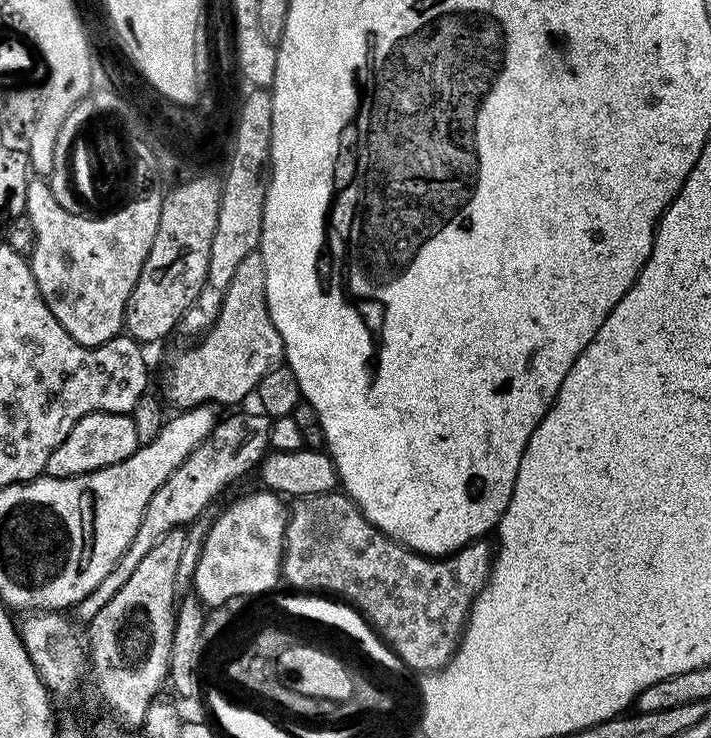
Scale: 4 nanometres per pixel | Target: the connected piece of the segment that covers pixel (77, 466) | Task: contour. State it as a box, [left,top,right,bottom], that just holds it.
[44,412,139,480]

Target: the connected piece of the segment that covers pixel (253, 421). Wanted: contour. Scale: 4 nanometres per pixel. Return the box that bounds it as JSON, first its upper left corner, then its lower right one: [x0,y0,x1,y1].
[75,410,271,621]

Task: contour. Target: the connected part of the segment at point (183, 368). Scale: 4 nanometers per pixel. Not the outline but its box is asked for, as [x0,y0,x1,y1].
[160,251,284,410]

